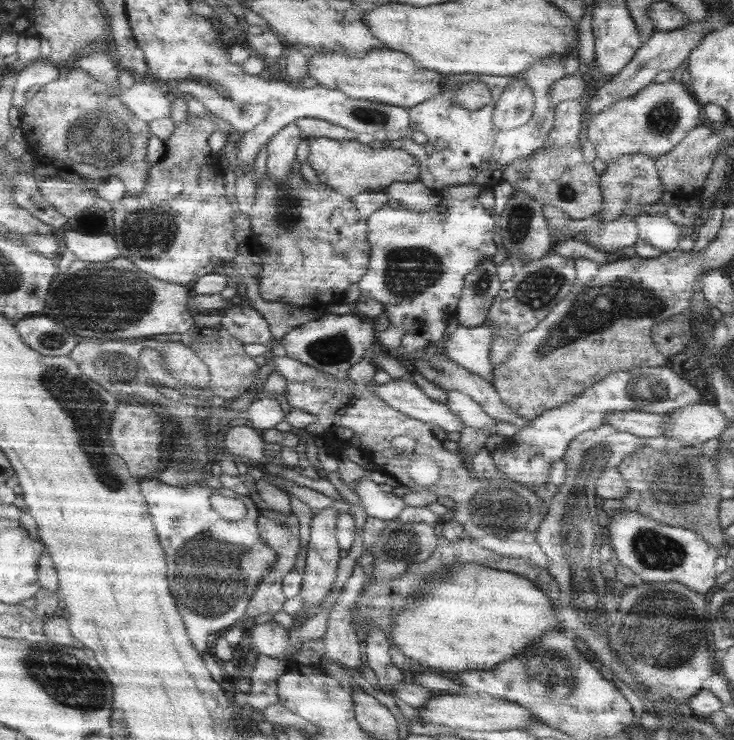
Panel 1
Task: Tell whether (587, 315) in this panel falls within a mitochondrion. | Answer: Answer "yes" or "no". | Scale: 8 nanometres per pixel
yes

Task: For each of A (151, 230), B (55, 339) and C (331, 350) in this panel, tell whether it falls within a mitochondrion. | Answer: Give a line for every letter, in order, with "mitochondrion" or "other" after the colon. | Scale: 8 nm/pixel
A: mitochondrion
B: mitochondrion
C: mitochondrion

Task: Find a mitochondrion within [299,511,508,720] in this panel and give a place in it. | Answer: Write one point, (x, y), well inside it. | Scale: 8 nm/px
(399, 552)

